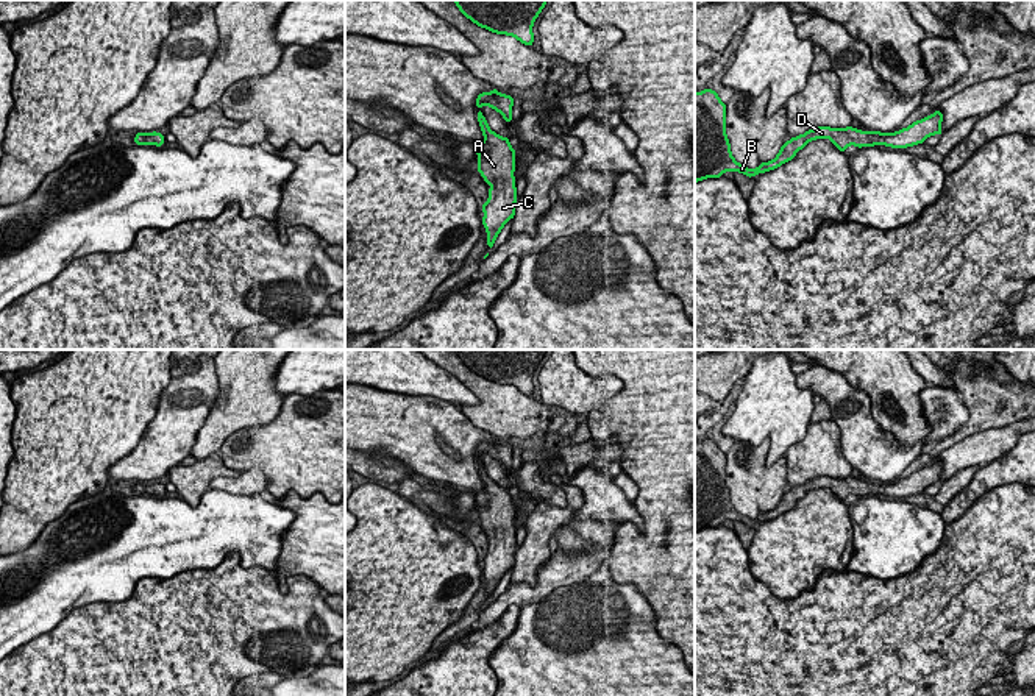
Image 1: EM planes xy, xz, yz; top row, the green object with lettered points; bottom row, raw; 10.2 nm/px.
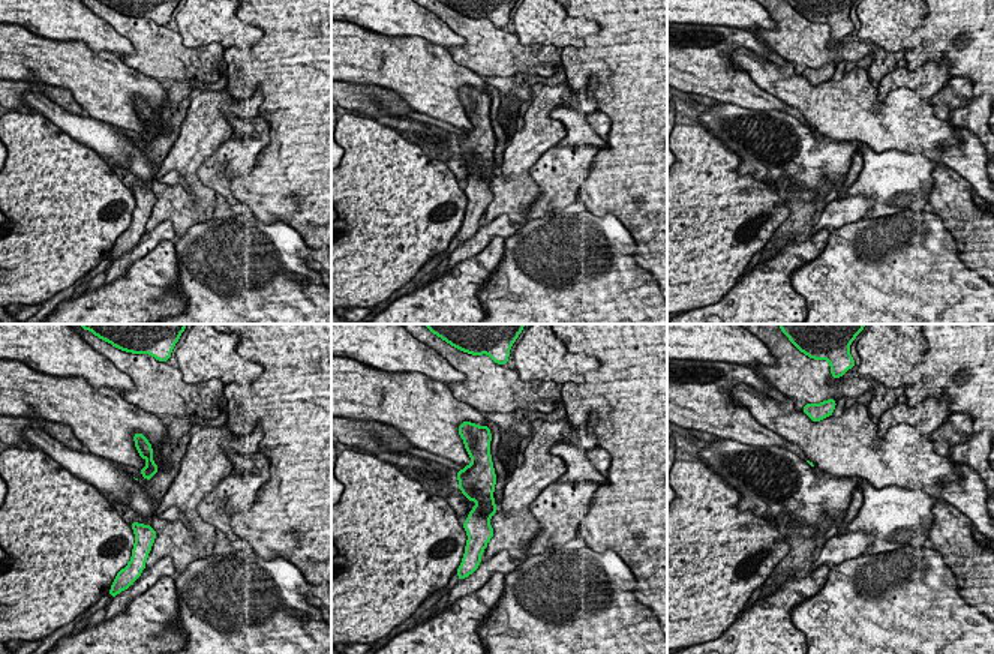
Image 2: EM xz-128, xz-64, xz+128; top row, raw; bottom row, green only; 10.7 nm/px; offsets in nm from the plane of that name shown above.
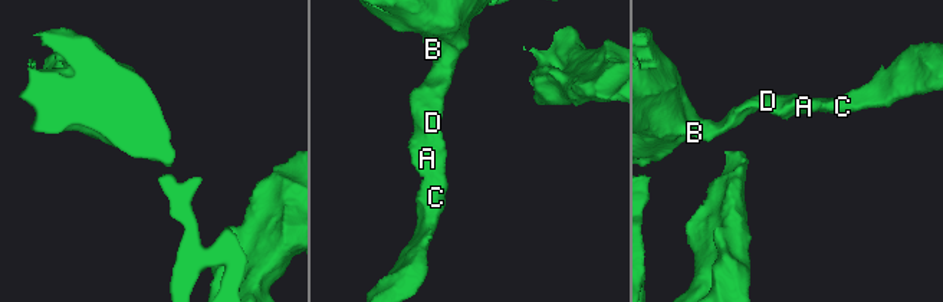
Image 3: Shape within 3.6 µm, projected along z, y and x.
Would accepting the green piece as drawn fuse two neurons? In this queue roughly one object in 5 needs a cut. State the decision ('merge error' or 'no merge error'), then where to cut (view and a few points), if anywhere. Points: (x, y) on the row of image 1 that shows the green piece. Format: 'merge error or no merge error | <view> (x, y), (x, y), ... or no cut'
no merge error | no cut

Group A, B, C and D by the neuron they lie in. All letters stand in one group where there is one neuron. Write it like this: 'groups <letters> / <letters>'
groups A B C D

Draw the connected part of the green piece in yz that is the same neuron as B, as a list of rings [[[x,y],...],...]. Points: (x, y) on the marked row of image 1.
[[[706,87],[702,92],[695,92],[695,183],[706,178],[720,178],[724,172],[740,172],[752,178],[757,173],[774,170],[793,159],[799,150],[815,139],[830,139],[840,151],[845,151],[849,145],[862,148],[876,144],[896,150],[907,148],[923,144],[929,136],[941,136],[941,120],[943,114],[935,111],[904,130],[885,134],[880,131],[860,131],[852,126],[841,130],[813,128],[784,142],[773,161],[760,162],[757,169],[751,170],[734,159],[726,136],[726,105],[715,91]]]

